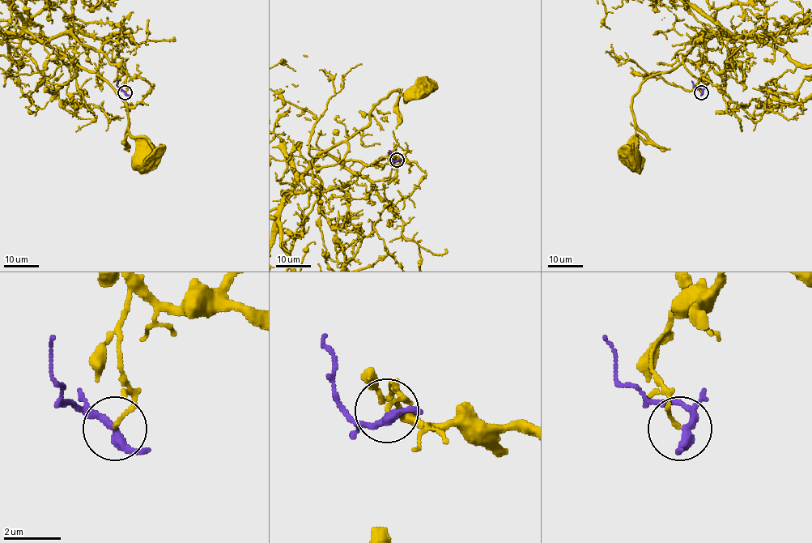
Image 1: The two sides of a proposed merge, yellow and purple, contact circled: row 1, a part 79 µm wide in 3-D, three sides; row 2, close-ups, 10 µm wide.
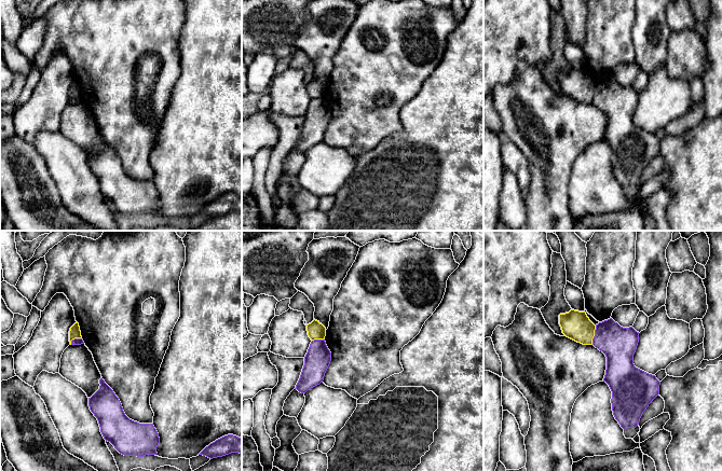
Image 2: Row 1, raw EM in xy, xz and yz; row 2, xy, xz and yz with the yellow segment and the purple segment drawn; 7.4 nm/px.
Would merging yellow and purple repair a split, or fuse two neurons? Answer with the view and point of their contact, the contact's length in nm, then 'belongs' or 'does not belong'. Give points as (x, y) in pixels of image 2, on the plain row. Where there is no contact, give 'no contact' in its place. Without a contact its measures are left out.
contact yz (594, 94); length 150 nm; does not belong

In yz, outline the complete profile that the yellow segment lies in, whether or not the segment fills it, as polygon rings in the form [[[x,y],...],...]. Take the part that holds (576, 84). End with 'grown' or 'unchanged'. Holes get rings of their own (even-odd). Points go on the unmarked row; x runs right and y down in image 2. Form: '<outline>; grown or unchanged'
[[[571,68],[559,73],[559,83],[564,95],[583,103],[592,103],[596,84],[585,70]]]; unchanged

